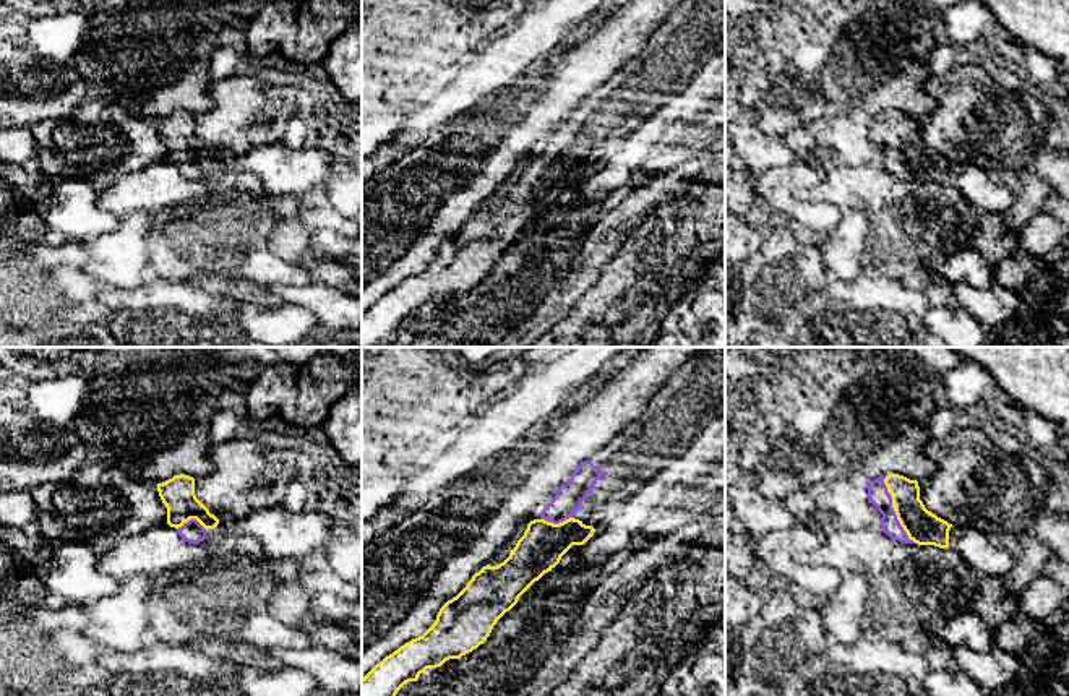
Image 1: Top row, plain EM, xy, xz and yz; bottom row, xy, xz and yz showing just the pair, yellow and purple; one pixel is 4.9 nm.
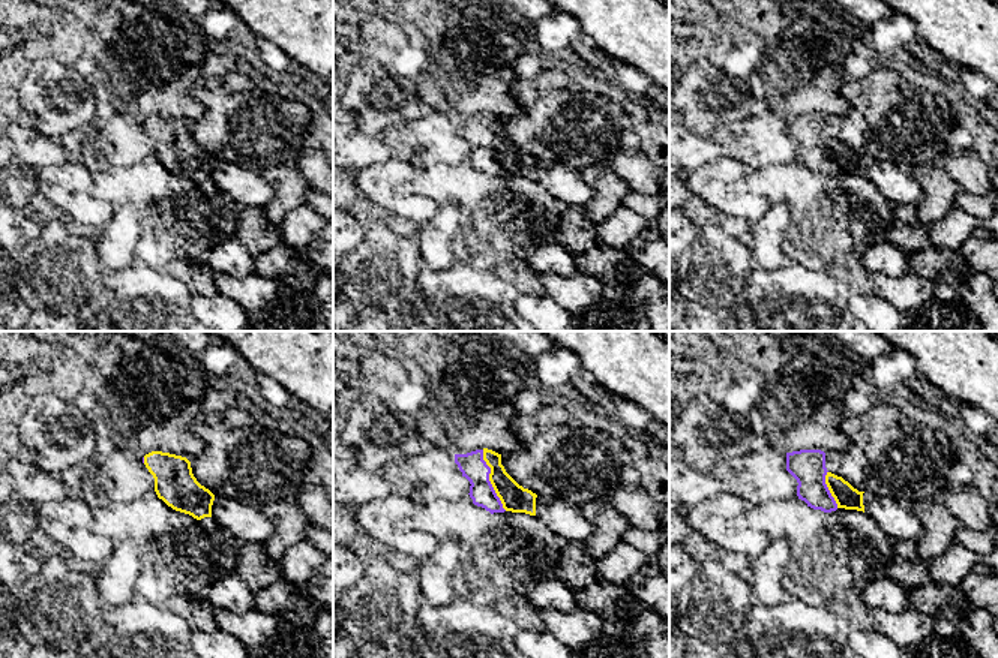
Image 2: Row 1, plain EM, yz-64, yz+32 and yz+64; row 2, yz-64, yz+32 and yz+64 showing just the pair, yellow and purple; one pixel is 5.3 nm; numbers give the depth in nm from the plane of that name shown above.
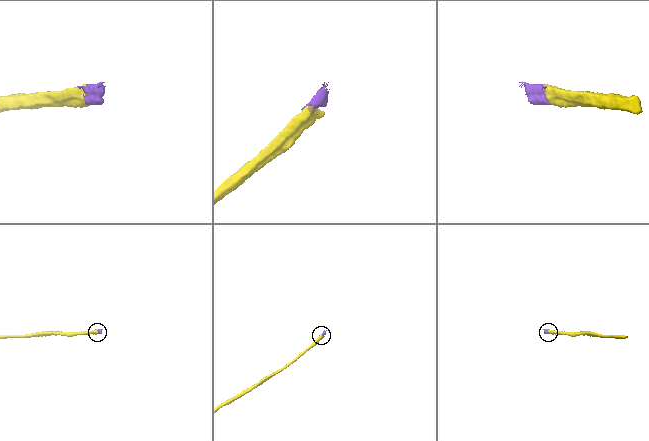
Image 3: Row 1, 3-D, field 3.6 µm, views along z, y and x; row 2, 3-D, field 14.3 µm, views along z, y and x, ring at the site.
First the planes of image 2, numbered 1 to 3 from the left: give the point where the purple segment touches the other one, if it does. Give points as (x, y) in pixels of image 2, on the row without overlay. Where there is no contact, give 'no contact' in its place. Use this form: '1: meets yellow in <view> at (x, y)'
1: meets yellow in yz-64 at (144, 125)
2: meets yellow in yz+32 at (489, 144)
3: meets yellow in yz+64 at (829, 153)

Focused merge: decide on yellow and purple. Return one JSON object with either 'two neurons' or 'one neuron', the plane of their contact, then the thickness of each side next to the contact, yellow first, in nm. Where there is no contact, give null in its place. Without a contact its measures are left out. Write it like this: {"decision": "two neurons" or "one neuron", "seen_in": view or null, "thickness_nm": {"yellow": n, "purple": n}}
{"decision": "one neuron", "seen_in": "yz", "thickness_nm": {"yellow": 170, "purple": 100}}

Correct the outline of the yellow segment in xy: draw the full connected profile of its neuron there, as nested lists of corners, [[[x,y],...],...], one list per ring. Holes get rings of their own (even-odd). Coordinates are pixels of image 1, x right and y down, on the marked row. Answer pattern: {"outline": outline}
{"outline": [[[185,474],[156,483],[159,496],[167,508],[167,524],[175,527],[188,543],[200,543],[214,529],[219,519],[195,495],[195,479]]]}

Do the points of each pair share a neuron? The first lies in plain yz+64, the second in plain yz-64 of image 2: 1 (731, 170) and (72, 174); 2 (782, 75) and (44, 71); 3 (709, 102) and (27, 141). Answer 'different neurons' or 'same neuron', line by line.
1: same neuron
2: different neurons
3: different neurons

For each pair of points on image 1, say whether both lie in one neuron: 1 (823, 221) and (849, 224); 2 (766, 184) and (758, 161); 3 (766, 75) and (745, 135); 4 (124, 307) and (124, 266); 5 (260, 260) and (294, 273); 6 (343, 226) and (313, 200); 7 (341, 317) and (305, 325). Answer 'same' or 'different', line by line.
1: different
2: different
3: different
4: different
5: same
6: same
7: different

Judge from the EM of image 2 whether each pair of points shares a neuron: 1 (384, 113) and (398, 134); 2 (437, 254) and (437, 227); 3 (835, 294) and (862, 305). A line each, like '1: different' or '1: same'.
1: different
2: same
3: different

